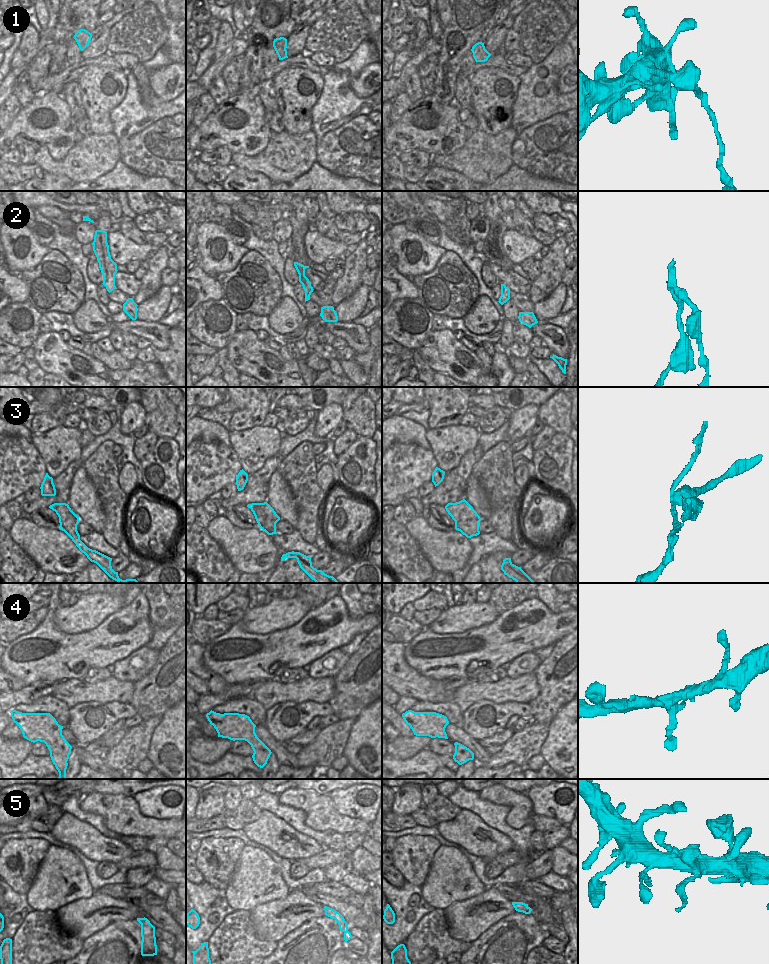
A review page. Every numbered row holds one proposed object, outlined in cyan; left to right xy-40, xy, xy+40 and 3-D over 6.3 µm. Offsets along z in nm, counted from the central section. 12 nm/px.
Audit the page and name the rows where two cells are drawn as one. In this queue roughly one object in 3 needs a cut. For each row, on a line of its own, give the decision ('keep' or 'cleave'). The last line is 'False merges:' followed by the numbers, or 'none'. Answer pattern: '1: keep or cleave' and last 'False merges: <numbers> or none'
1: cleave
2: cleave
3: cleave
4: keep
5: cleave
False merges: 1, 2, 3, 5

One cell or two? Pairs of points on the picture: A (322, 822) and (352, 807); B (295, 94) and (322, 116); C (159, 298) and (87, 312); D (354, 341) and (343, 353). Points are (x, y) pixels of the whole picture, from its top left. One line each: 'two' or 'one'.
A: two
B: two
C: two
D: two

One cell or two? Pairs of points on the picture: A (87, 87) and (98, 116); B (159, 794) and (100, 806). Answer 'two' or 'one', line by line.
A: one
B: two

